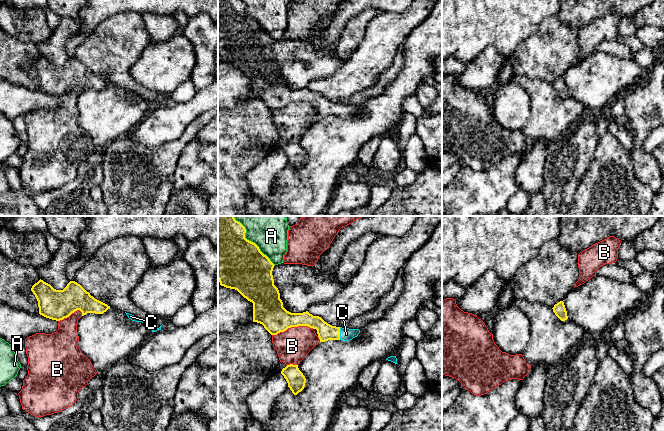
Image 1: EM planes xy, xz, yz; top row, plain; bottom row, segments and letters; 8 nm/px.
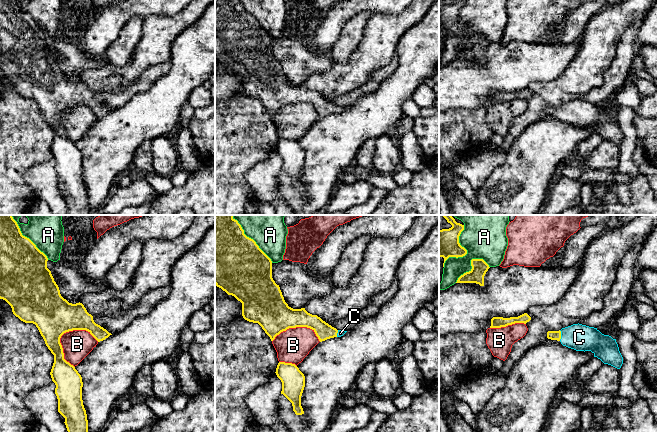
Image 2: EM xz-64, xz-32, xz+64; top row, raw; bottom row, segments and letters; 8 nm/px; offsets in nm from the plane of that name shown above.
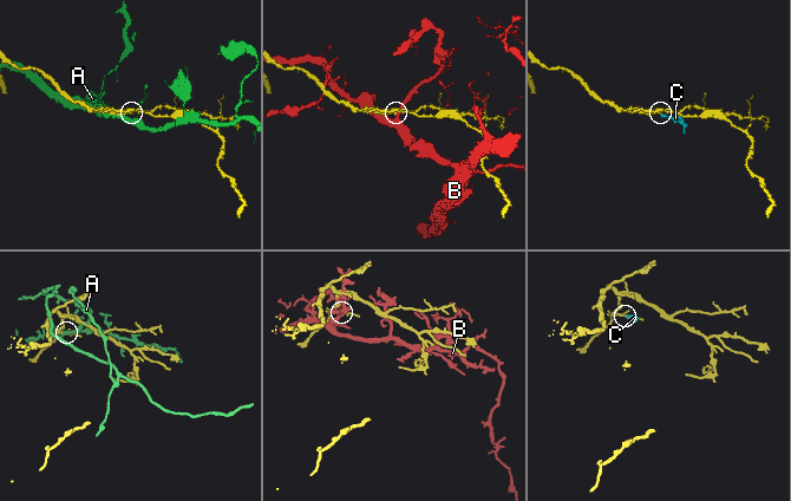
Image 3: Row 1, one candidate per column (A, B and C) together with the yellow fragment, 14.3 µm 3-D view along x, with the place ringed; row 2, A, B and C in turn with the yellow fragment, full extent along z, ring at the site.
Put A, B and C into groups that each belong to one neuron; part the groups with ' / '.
A / B / C

